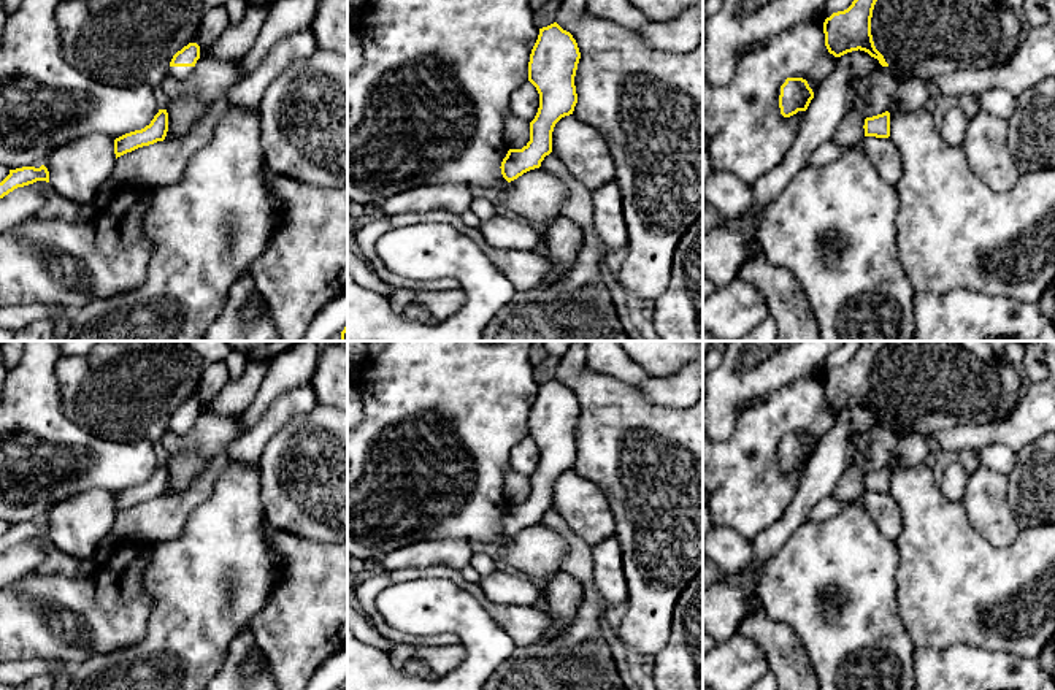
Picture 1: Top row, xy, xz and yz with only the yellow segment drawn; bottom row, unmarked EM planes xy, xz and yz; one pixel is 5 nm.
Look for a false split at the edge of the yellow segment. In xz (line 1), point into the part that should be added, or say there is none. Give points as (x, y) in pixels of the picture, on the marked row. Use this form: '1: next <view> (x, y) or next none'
1: next none

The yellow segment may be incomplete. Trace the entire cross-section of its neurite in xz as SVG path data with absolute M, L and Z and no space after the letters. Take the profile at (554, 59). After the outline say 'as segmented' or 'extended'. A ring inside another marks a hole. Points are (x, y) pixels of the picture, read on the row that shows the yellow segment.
M557 22L539 29L528 62L528 81L539 94L539 108L530 122L530 141L522 149L509 149L501 162L501 174L511 182L539 168L552 152L555 124L573 114L577 103L574 76L581 52L576 40Z; as segmented

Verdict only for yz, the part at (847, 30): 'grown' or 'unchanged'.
grown

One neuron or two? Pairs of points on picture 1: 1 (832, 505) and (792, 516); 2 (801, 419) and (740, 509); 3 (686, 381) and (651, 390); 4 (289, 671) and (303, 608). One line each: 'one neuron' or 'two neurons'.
1: two neurons
2: one neuron
3: one neuron
4: one neuron

